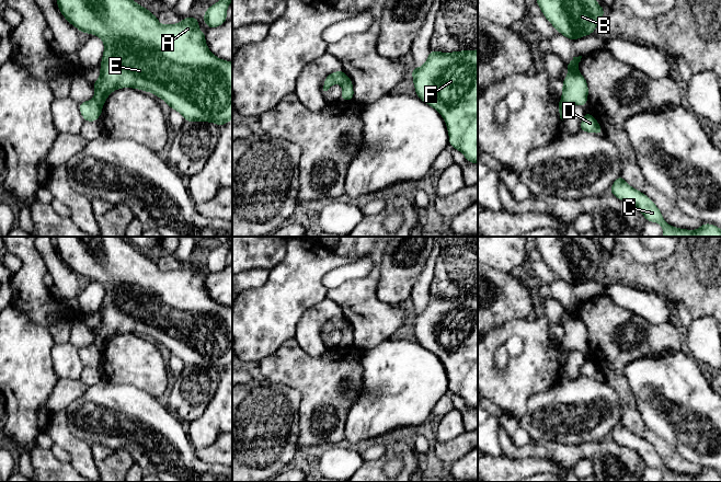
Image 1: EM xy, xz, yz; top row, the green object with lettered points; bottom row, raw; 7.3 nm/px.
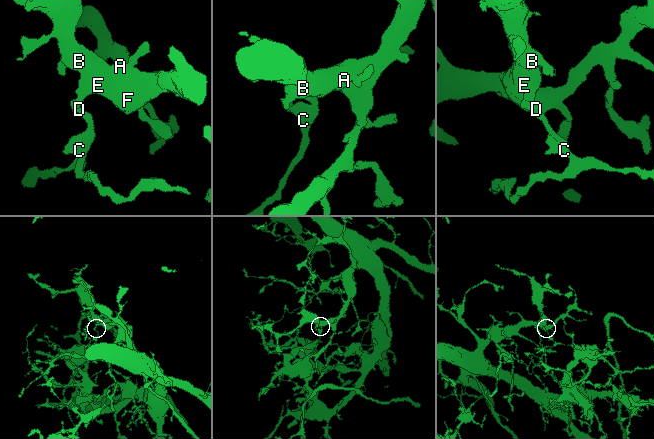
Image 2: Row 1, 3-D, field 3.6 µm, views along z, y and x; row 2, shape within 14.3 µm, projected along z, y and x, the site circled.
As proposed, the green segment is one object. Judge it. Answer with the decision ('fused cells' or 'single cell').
fused cells

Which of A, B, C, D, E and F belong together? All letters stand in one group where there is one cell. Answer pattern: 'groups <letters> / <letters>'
groups A B E F / C D

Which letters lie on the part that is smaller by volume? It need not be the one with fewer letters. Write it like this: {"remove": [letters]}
{"remove": ["C", "D"]}

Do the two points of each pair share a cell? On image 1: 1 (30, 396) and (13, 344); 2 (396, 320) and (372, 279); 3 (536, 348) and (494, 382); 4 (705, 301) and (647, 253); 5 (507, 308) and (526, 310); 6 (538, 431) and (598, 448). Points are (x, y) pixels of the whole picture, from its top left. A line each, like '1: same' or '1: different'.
1: same
2: same
3: same
4: different
5: same
6: different

